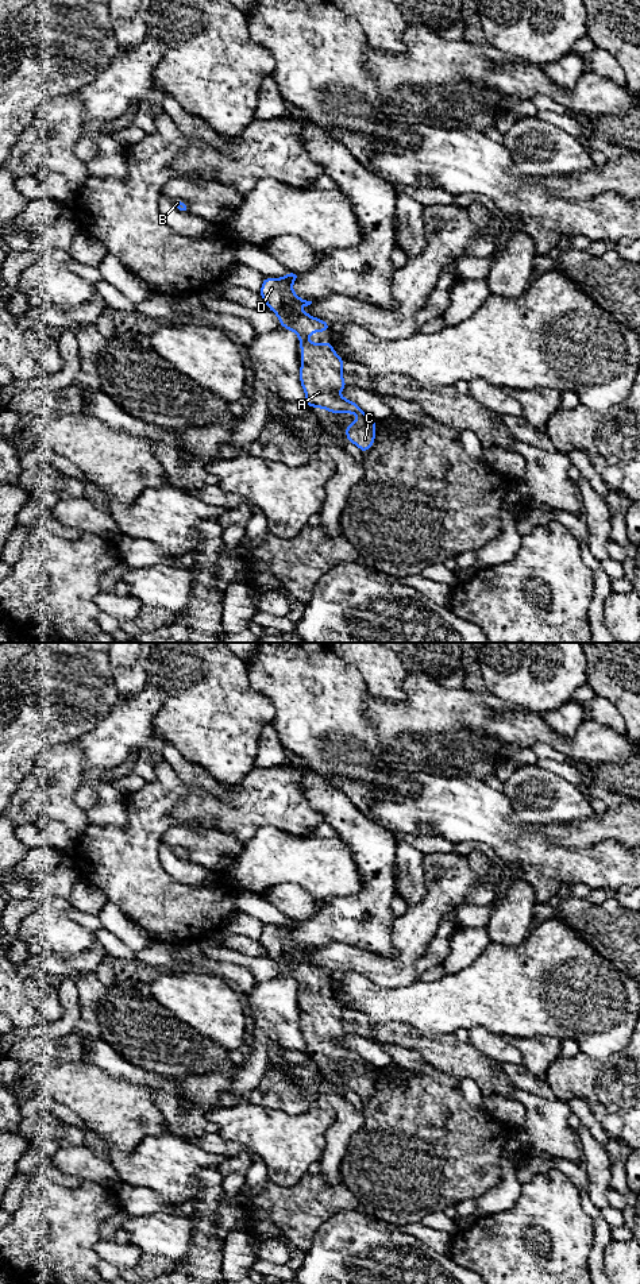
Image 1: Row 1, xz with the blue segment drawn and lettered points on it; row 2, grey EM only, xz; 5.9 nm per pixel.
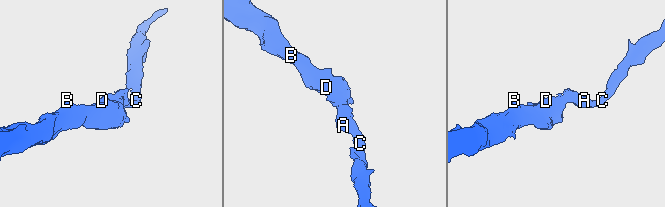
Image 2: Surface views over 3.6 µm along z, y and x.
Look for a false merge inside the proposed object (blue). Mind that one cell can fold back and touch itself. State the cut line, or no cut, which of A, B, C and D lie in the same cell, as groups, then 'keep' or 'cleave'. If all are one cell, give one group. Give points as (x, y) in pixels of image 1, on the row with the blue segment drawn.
no cut; A B C D; keep

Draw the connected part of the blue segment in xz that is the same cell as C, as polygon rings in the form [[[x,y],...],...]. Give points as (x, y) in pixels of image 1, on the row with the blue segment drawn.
[[[290,271],[281,278],[263,278],[259,294],[267,308],[278,316],[281,327],[296,332],[300,339],[300,382],[305,392],[305,404],[309,408],[327,409],[335,414],[358,414],[358,420],[344,428],[346,437],[365,454],[375,440],[375,420],[367,416],[358,404],[339,396],[339,392],[348,385],[342,374],[344,360],[334,351],[331,340],[327,343],[305,340],[316,331],[331,331],[331,325],[325,320],[296,309],[312,304],[312,301],[300,298],[292,289],[300,275]]]

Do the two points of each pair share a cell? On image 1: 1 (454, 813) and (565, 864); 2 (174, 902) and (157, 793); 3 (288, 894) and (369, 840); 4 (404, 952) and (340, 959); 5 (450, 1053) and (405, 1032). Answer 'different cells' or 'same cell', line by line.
1: same cell
2: same cell
3: different cells
4: same cell
5: same cell

